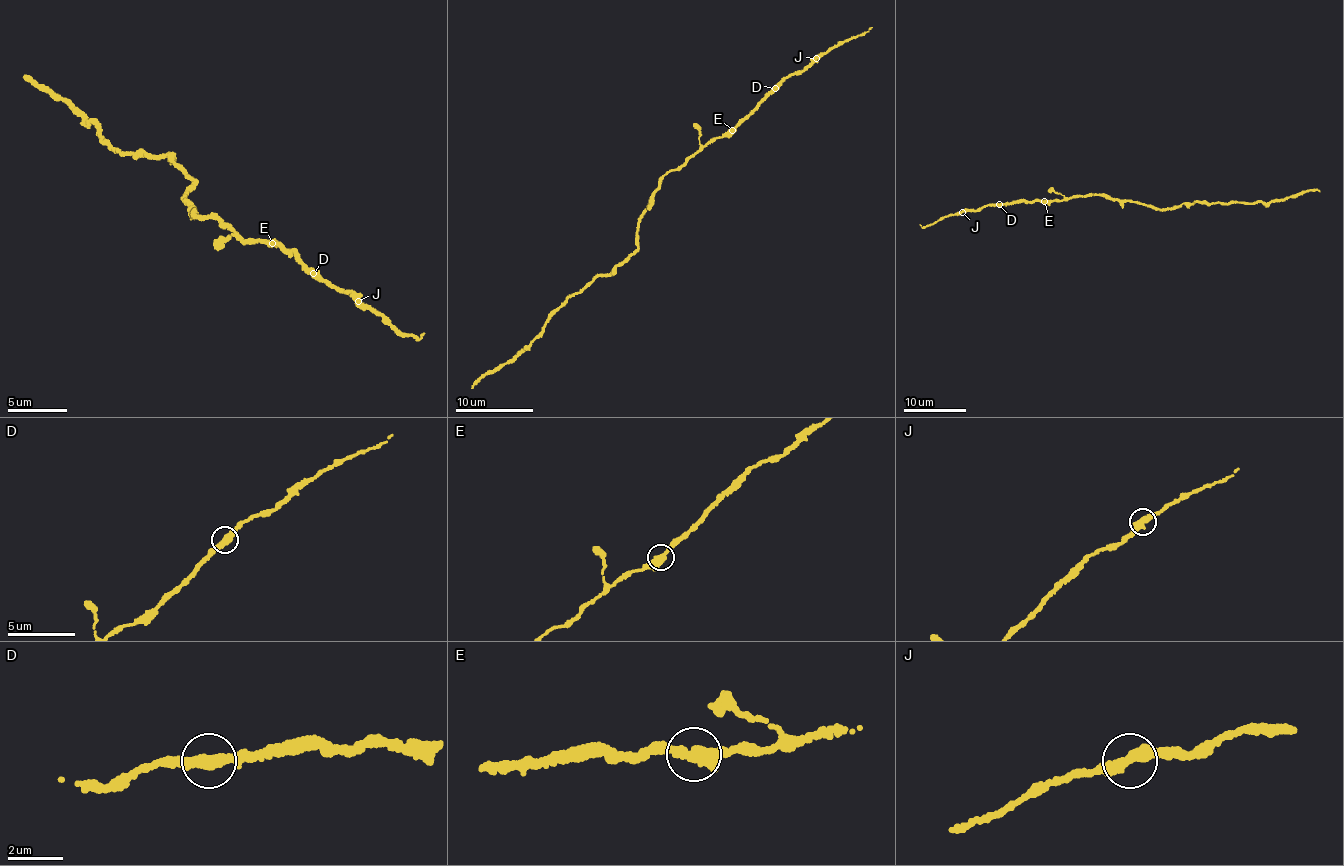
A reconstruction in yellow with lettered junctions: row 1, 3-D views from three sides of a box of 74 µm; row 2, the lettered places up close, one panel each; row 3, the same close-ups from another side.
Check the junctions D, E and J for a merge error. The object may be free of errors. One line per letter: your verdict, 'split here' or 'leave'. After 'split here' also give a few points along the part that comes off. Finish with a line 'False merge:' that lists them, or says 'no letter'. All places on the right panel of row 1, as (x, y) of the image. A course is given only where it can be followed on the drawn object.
D: leave
E: leave
J: leave
False merge: no letter

